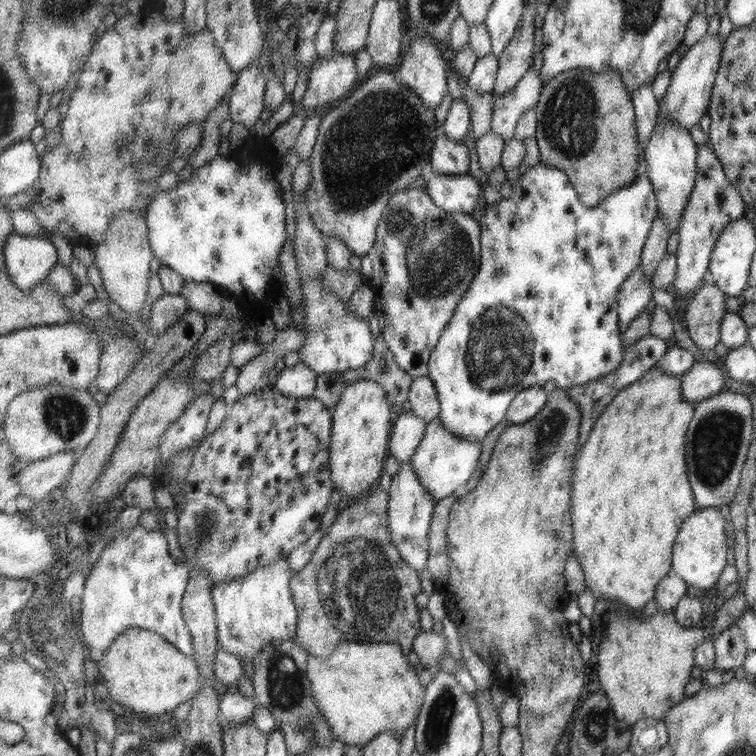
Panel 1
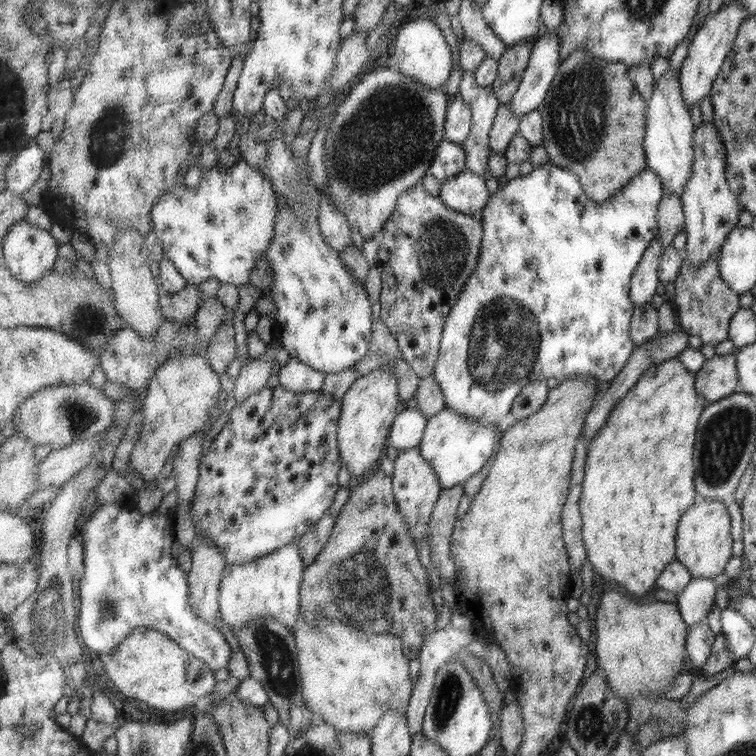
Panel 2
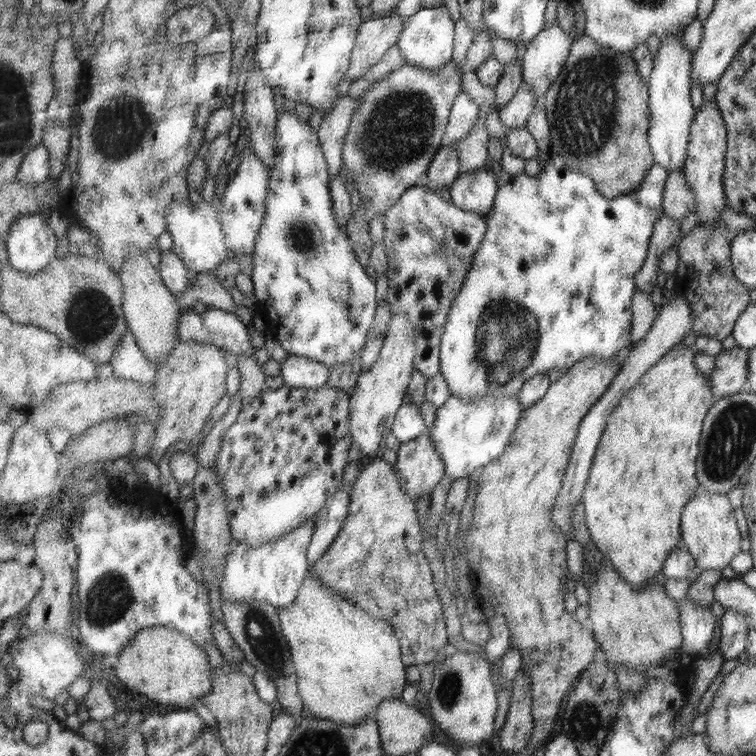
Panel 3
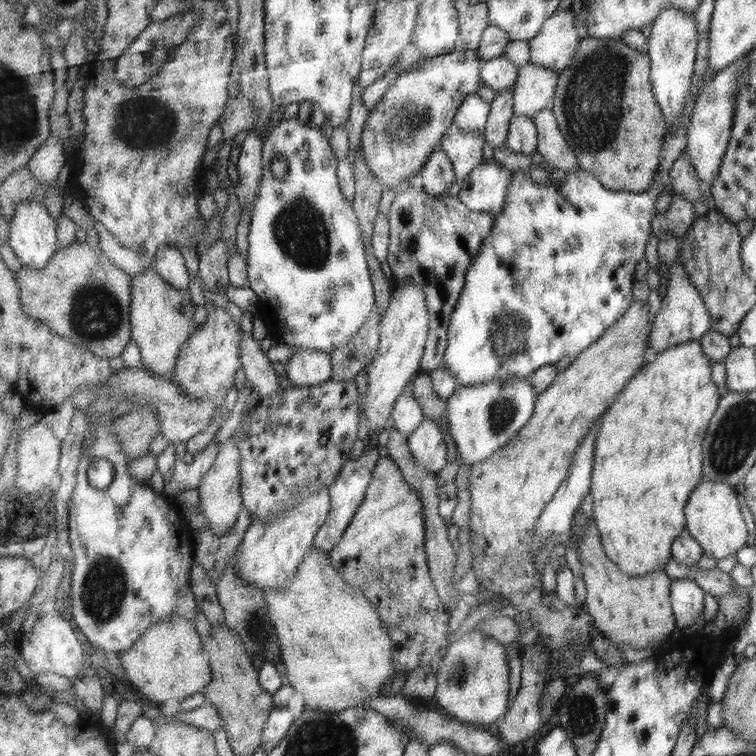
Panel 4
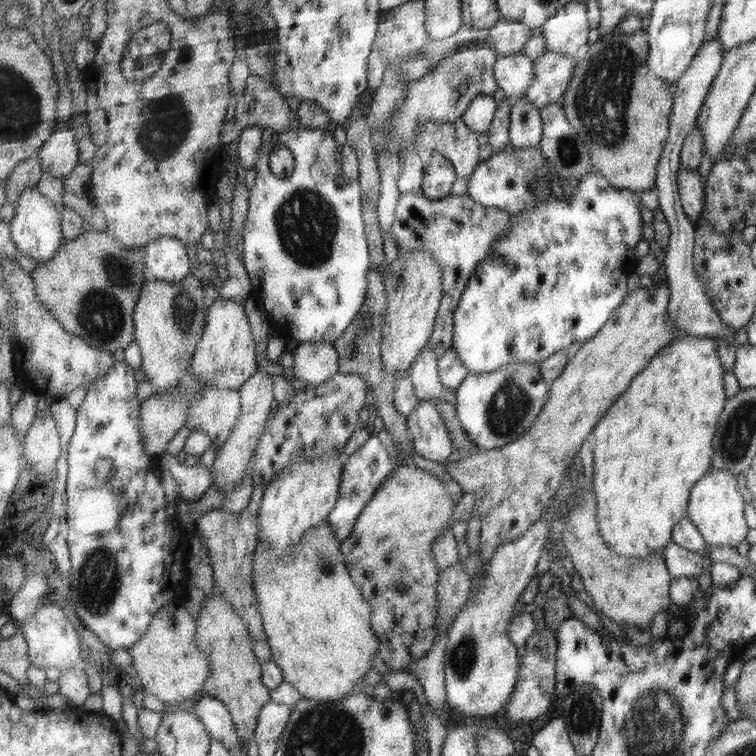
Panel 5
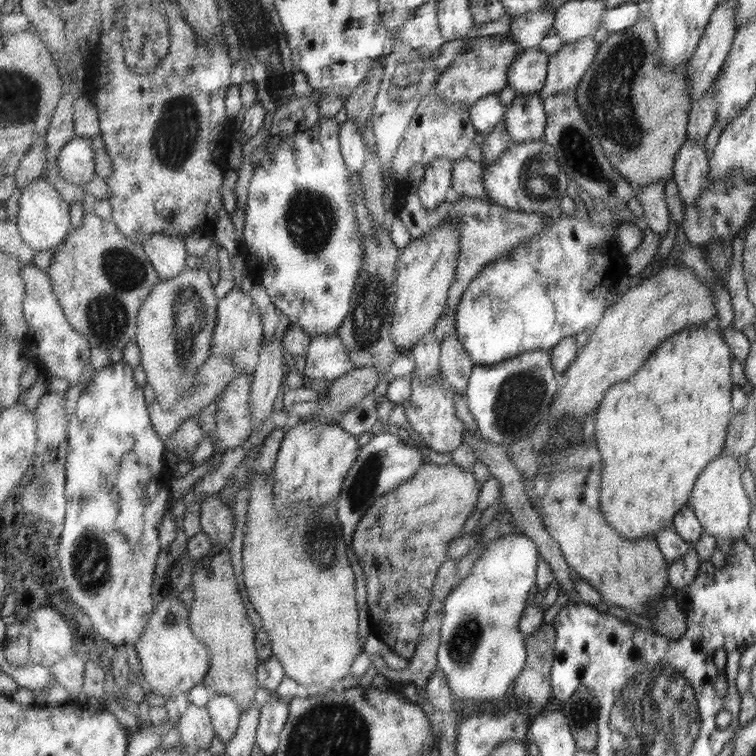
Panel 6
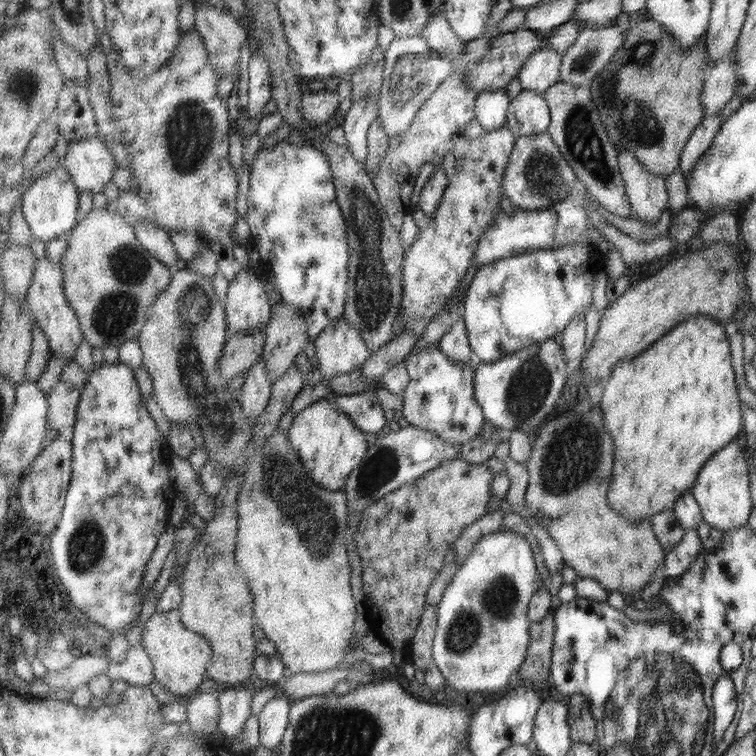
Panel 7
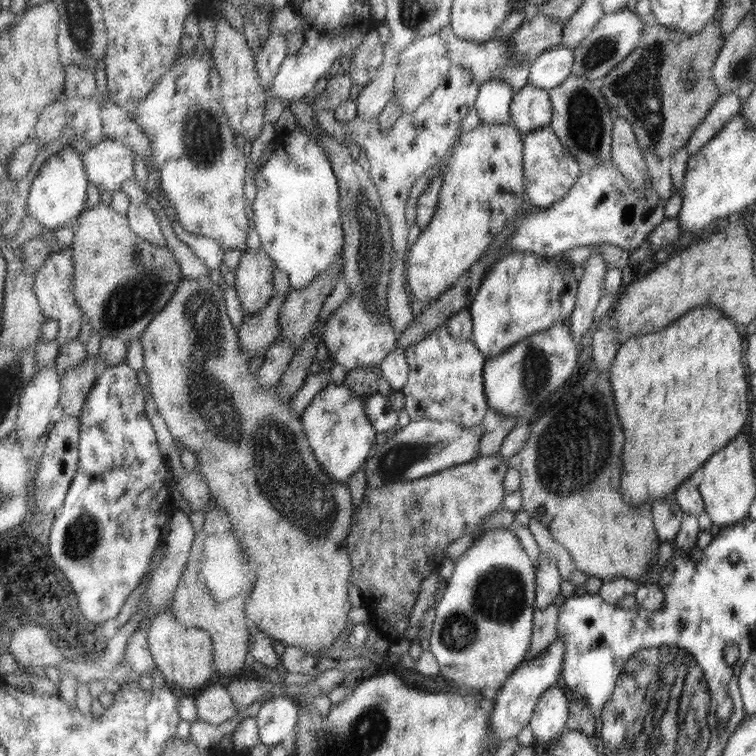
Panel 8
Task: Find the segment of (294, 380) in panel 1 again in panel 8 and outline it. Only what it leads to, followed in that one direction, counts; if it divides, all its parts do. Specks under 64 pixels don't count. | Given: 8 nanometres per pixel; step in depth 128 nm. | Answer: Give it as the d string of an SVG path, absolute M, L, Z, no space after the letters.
M348 296L342 305L330 314L322 332L322 341L328 348L328 356L332 356L336 364L341 365L348 373L359 367L380 365L396 348L399 335L391 325L388 311L381 315L373 315L367 311L367 304L364 304L361 297Z

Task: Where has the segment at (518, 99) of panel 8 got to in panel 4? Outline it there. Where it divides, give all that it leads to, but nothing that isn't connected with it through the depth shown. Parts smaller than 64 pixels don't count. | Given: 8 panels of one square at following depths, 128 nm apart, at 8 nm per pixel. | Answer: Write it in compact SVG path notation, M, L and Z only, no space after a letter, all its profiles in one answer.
M515 114L510 124L510 133L506 142L514 153L532 156L538 152L538 126L533 118Z

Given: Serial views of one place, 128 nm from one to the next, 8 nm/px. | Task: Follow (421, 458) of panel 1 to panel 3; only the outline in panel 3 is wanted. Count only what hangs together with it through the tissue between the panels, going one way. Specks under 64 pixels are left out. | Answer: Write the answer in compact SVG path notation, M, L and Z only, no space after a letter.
M519 393L512 396L487 394L471 402L451 396L443 406L437 409L433 428L429 431L445 463L446 474L452 480L474 477L504 454L525 410L518 396Z

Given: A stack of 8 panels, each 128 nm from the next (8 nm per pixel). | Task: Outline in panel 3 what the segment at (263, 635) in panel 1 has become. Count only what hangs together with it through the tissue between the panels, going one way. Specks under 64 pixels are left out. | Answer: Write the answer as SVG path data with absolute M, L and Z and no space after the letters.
M305 521L299 529L279 538L255 547L237 544L228 553L220 585L220 598L228 602L268 602L275 608L289 608L295 604L298 592L305 584L311 563L308 559L308 546L315 534L315 521Z

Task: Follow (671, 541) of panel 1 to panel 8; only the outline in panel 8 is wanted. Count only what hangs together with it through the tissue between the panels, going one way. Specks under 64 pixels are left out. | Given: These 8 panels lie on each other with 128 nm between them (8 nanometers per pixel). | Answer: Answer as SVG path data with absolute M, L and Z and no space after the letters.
M705 306L694 309L668 328L643 336L631 336L618 350L614 358L611 374L611 388L615 390L615 404L619 406L619 420L623 422L623 430L627 430L627 446L623 452L622 493L623 498L631 506L641 506L653 503L657 498L665 498L690 478L700 475L703 465L722 448L725 448L739 434L748 431L750 422L752 393L750 375L745 365L746 335L744 330L737 327L723 311L717 307Z

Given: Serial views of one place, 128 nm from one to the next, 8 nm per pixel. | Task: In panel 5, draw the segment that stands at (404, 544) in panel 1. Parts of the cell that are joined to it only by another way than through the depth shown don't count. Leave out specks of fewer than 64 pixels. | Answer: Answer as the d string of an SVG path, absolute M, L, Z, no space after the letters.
M420 401L408 417L408 429L416 453L433 462L445 462L453 454L455 444L442 419L442 410L434 402Z

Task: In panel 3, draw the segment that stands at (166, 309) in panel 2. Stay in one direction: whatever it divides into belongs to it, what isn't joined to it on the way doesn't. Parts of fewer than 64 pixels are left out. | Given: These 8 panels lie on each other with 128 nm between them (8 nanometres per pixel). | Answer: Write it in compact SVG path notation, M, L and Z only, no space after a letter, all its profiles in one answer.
M215 271L197 276L191 286L179 295L179 307L183 312L194 309L197 300L204 302L212 309L220 309L234 313L238 304L231 298L231 293L225 289L225 281L215 275Z

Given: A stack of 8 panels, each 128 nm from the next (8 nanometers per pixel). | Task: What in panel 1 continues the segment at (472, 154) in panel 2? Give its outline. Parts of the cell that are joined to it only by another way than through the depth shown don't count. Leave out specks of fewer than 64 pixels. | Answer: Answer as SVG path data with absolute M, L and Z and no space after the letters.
M465 79L464 90L467 104L471 106L471 131L476 140L491 131L492 114L497 95L491 92L481 94L473 90L468 84L468 79Z

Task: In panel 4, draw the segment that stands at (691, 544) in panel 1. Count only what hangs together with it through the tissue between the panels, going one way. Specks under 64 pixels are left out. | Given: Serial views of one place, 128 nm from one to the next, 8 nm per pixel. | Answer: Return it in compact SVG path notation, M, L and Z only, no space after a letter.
M712 480L699 483L686 506L686 530L697 539L704 554L714 556L717 560L737 554L747 544L749 530L741 514L741 504L734 487Z

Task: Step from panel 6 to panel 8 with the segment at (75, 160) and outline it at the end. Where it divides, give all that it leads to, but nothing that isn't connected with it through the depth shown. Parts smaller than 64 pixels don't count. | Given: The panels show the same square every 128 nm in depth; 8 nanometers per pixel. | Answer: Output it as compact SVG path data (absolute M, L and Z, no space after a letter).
M113 139L91 144L82 154L90 184L110 193L121 190L121 184L135 176L133 155L131 147Z

